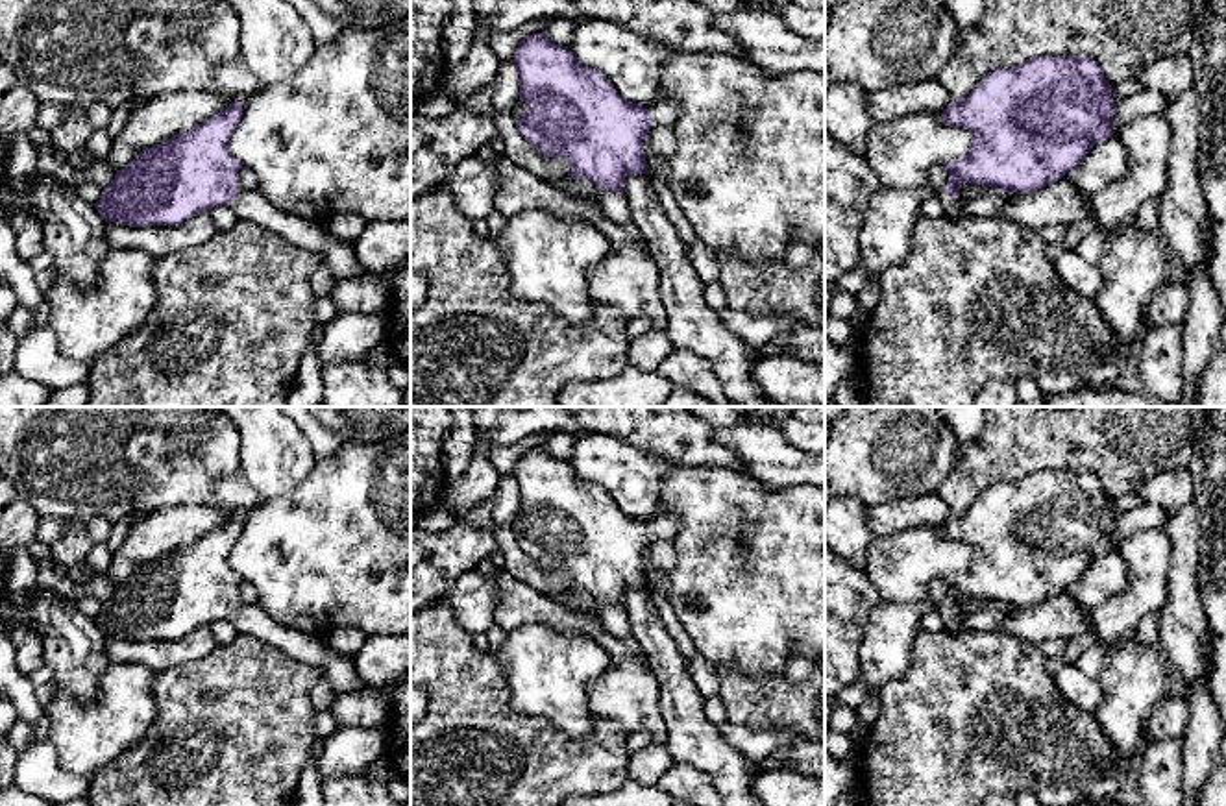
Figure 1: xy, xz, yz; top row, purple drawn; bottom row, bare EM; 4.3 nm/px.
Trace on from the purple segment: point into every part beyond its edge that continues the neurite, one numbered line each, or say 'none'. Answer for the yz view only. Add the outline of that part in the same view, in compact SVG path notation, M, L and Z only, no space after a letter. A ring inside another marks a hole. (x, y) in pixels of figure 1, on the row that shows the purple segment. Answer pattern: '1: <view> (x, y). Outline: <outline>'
1: yz (951, 204). Outline: M936 190L936 196L941 200L945 216L954 216L960 213L962 200L958 196L947 194L945 190Z

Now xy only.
1: xy (339, 256). Outline: M240 190L231 203L239 218L314 251L337 277L374 275L355 257L353 244L329 233L324 220L307 220L276 209L259 190Z

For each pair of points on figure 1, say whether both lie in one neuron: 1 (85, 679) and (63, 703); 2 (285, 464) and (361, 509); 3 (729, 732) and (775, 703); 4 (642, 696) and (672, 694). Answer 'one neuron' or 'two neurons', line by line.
1: two neurons
2: two neurons
3: two neurons
4: two neurons

